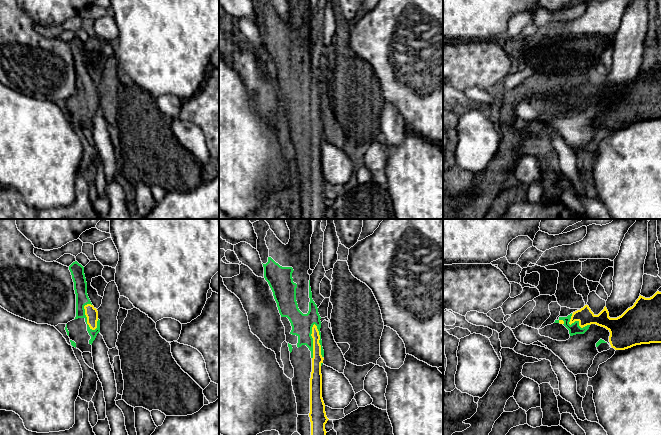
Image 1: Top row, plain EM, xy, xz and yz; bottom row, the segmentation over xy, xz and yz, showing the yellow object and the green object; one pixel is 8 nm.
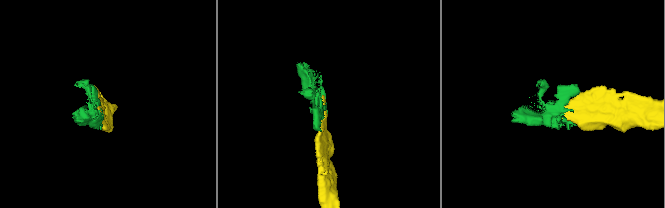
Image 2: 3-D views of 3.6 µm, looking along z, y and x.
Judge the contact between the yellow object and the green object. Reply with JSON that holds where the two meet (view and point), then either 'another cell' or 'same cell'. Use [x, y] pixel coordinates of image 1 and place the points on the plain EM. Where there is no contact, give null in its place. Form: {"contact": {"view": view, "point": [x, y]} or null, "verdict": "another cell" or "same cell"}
{"contact": {"view": "xz", "point": [313, 117]}, "verdict": "same cell"}

